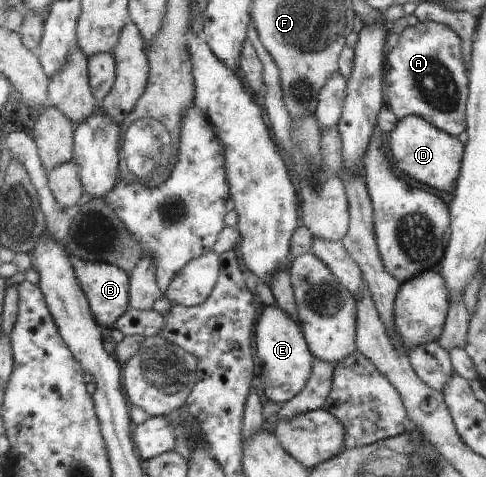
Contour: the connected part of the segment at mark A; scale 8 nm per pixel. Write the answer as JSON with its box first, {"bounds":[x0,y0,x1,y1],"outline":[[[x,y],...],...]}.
{"bounds":[384,21,468,138],"outline":[[[433,21],[419,22],[416,26],[408,26],[399,35],[397,46],[391,52],[385,51],[384,62],[384,101],[397,120],[410,115],[417,116],[455,138],[466,131],[468,70],[462,59],[461,40],[449,26]]]}

